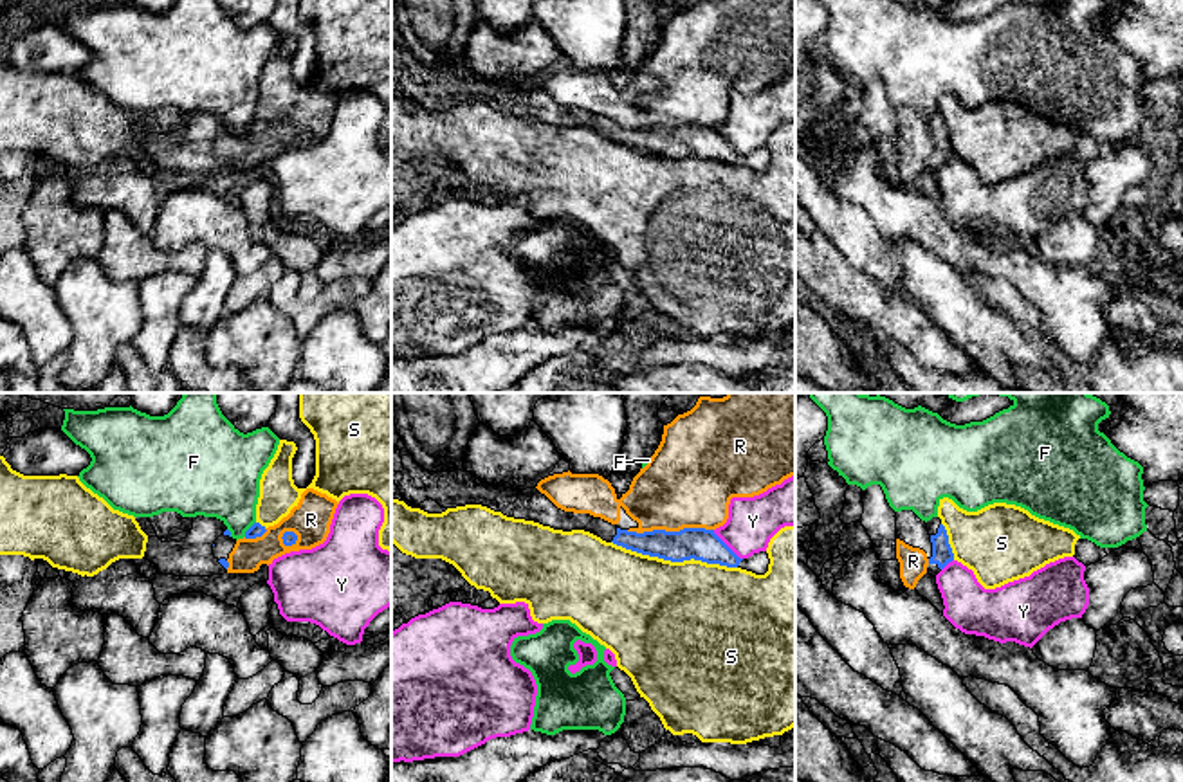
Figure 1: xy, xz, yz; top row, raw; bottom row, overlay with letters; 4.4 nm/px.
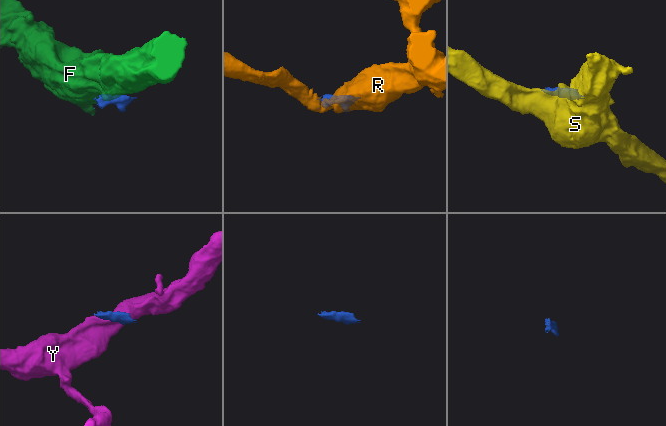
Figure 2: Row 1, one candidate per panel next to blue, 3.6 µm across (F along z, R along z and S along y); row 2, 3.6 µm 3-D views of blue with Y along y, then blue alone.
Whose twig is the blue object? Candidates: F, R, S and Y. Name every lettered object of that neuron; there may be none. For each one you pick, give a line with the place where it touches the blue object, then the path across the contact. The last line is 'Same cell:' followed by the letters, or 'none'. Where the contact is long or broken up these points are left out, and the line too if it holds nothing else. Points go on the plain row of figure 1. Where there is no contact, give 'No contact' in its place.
Same cell: none

